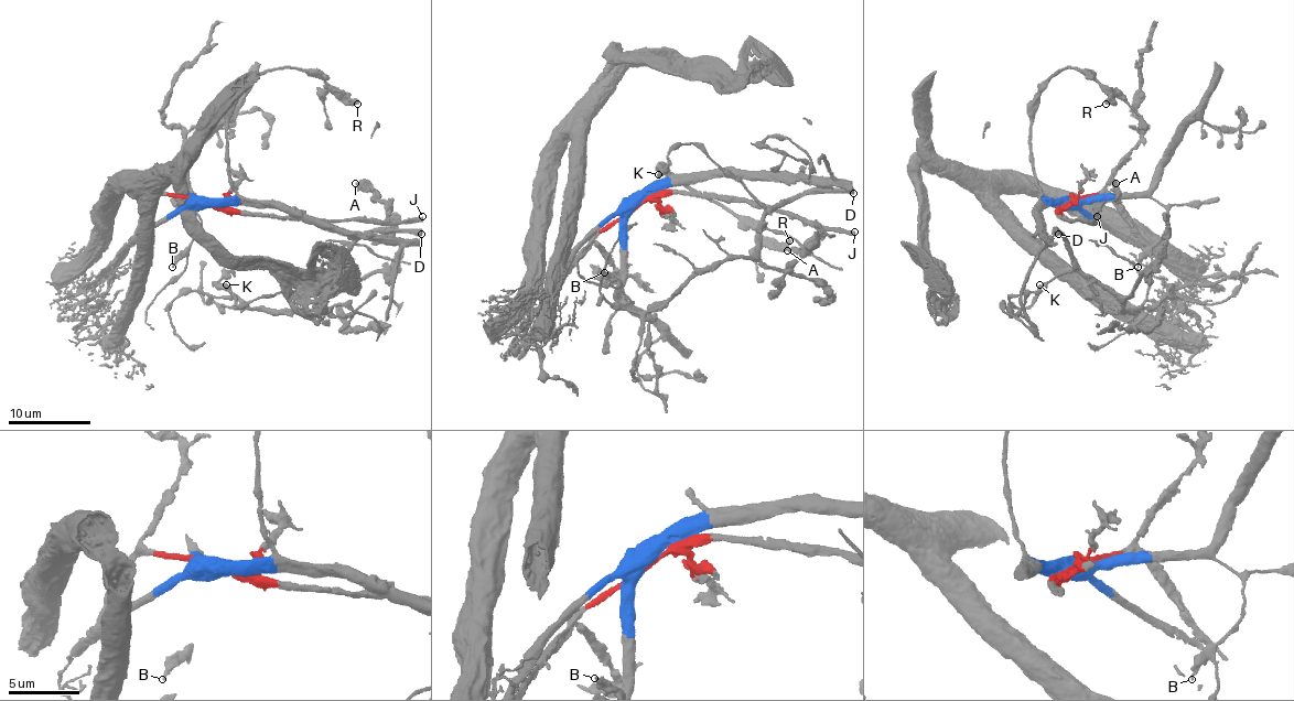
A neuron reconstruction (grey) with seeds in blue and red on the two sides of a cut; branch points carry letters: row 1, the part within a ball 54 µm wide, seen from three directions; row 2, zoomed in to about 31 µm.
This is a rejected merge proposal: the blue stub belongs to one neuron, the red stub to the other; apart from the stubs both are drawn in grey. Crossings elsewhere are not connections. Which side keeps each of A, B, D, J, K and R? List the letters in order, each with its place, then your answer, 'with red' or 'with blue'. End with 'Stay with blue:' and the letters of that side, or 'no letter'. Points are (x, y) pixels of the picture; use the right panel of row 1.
A: (1115, 183) | with red
B: (1138, 267) | with blue
D: (1058, 234) | with blue
J: (1097, 216) | with red
K: (1039, 284) | with blue
R: (1106, 104) | with blue
Stay with blue: B, D, K, R

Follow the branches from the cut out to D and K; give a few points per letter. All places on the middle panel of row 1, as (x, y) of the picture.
D: (634, 207), (665, 186), (714, 176), (793, 179), (815, 183), (819, 189), (850, 189), (853, 193)
K: (634, 207), (665, 186), (714, 176), (793, 179), (819, 189), (765, 207), (693, 143), (676, 146), (659, 174)

